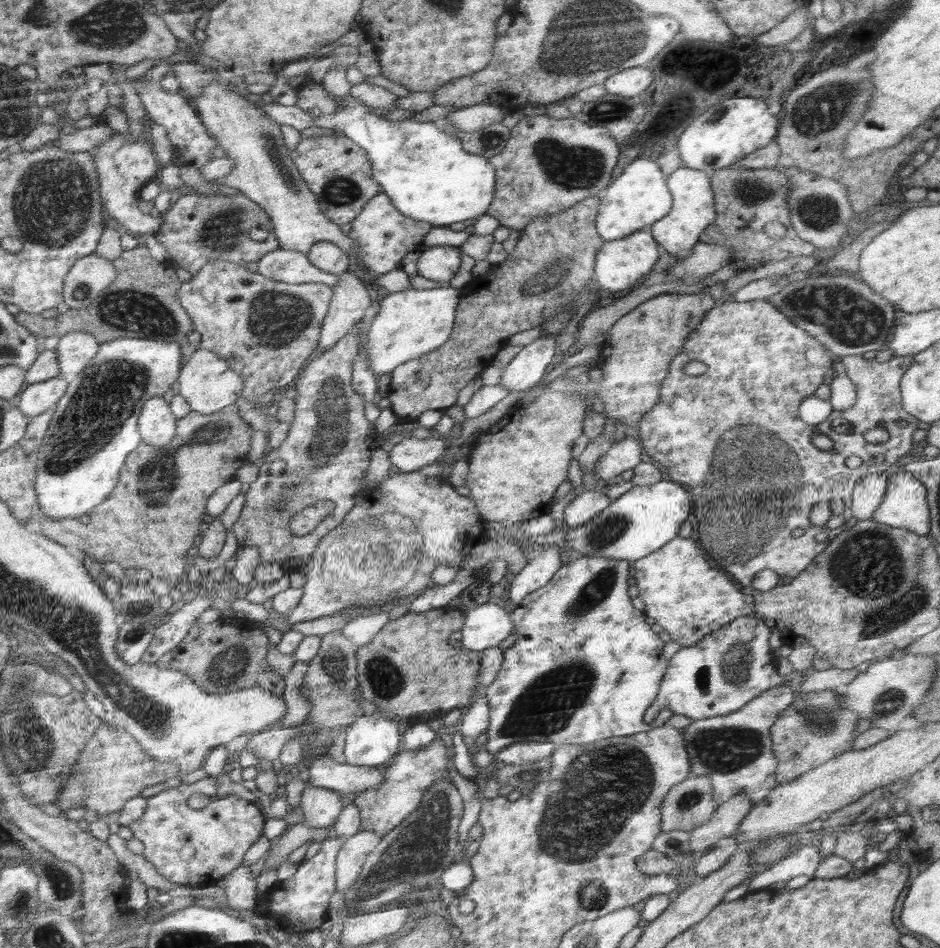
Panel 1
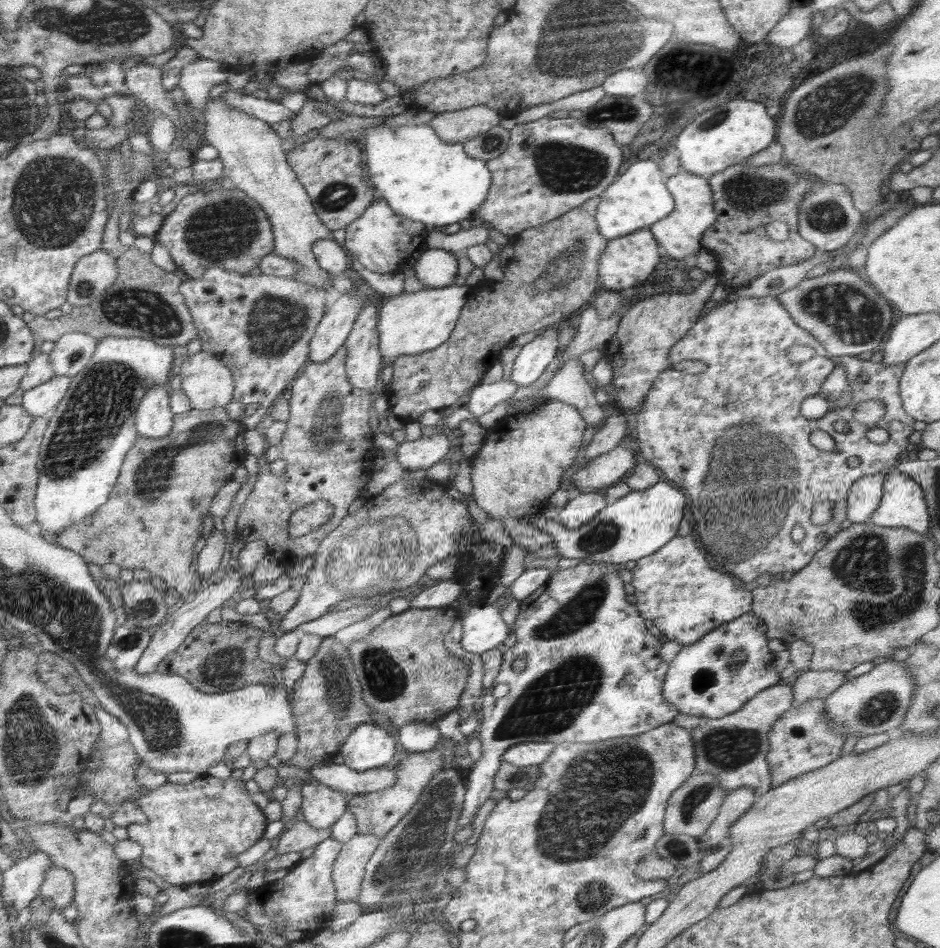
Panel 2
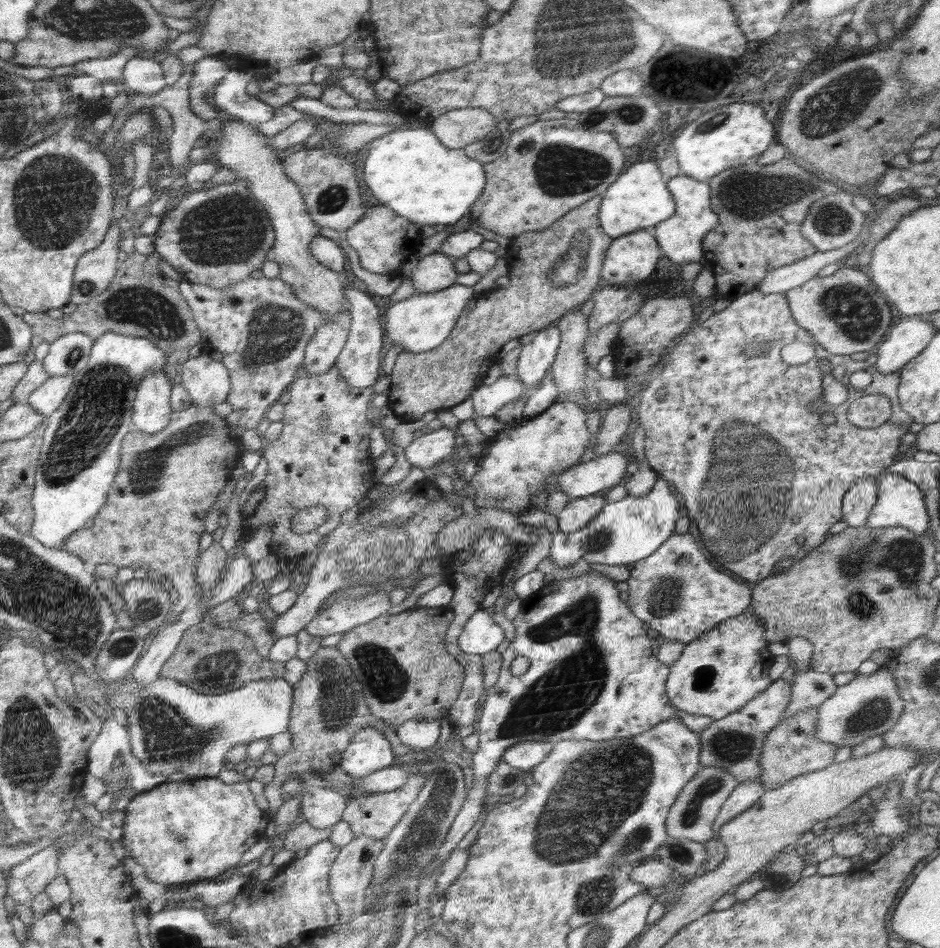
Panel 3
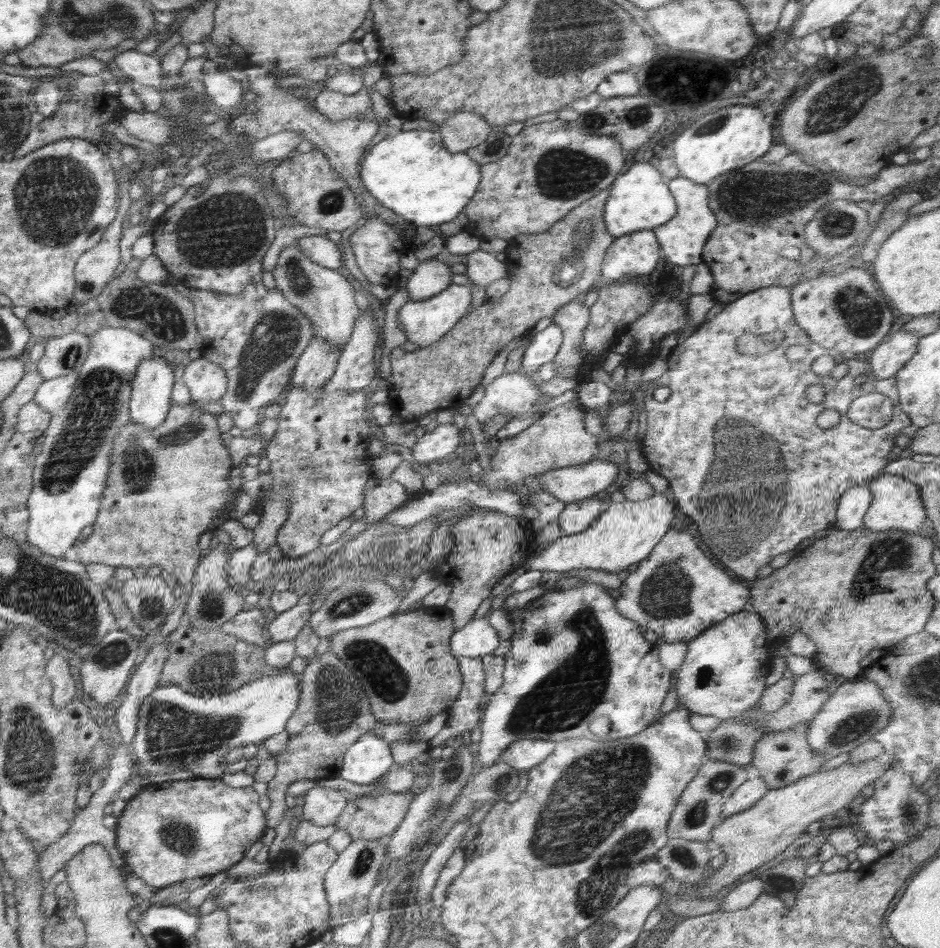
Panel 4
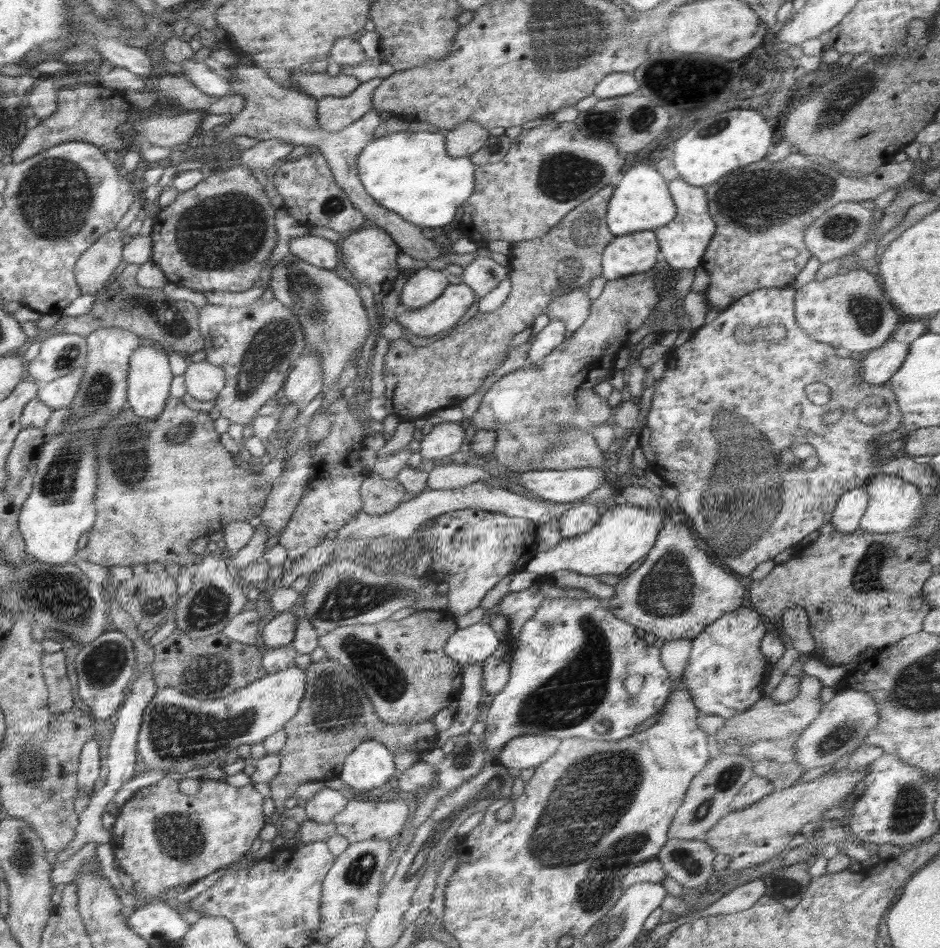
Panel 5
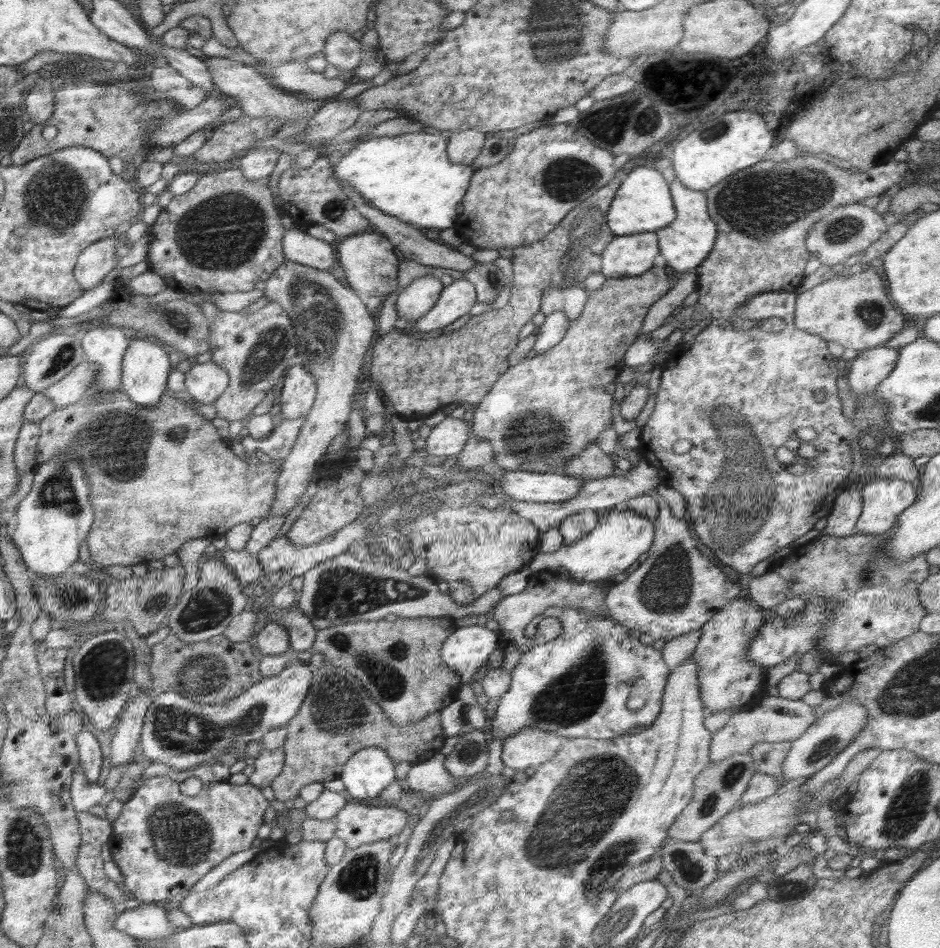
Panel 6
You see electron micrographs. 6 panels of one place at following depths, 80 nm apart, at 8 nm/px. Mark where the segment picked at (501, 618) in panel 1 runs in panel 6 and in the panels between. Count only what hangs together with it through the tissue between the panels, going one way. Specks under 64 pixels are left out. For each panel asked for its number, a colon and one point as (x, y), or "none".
2: (483, 629)
3: (481, 635)
4: (477, 639)
5: (473, 645)
6: (467, 649)

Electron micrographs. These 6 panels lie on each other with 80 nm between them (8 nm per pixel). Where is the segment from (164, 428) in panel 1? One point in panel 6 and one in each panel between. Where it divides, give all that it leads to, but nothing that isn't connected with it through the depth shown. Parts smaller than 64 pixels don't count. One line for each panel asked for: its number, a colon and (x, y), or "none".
2: (153, 417)
3: (151, 412)
4: (149, 405)
5: (149, 377)
6: (145, 371)

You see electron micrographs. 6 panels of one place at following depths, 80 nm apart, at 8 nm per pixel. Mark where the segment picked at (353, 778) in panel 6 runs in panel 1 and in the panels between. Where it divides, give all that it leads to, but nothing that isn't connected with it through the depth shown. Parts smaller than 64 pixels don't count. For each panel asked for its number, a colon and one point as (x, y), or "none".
1: (373, 741)
2: (370, 746)
3: (369, 751)
4: (370, 757)
5: (371, 765)

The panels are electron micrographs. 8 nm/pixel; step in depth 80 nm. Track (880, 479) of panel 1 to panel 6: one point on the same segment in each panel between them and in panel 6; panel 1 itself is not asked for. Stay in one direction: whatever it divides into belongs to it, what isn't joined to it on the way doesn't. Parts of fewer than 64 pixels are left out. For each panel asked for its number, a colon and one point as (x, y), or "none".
2: (863, 498)
3: (860, 498)
4: (853, 504)
5: (848, 511)
6: (847, 508)

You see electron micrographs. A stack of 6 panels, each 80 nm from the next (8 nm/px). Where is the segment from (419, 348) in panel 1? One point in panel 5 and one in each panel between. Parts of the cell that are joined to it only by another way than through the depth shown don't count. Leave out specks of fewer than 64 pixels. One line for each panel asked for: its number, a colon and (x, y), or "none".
2: (409, 323)
3: (419, 323)
4: (424, 322)
5: (445, 311)

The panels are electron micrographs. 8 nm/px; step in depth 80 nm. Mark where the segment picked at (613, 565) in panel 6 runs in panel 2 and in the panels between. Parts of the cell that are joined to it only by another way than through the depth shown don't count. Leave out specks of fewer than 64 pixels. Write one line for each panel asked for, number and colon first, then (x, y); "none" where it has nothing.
2: (638, 524)
3: (626, 531)
4: (624, 533)
5: (625, 533)

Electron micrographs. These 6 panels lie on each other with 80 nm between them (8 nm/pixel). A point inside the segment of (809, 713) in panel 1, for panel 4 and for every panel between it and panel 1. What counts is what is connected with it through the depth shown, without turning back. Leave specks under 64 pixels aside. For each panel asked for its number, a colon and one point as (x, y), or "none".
2: (800, 741)
3: (791, 749)
4: (783, 757)

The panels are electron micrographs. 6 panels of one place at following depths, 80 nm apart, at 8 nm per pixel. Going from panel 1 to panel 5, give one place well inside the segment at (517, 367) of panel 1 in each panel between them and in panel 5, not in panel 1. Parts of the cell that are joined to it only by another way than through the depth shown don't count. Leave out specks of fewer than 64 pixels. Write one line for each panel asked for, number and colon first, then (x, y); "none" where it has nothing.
2: (534, 357)
3: (535, 358)
4: (543, 347)
5: (553, 334)

